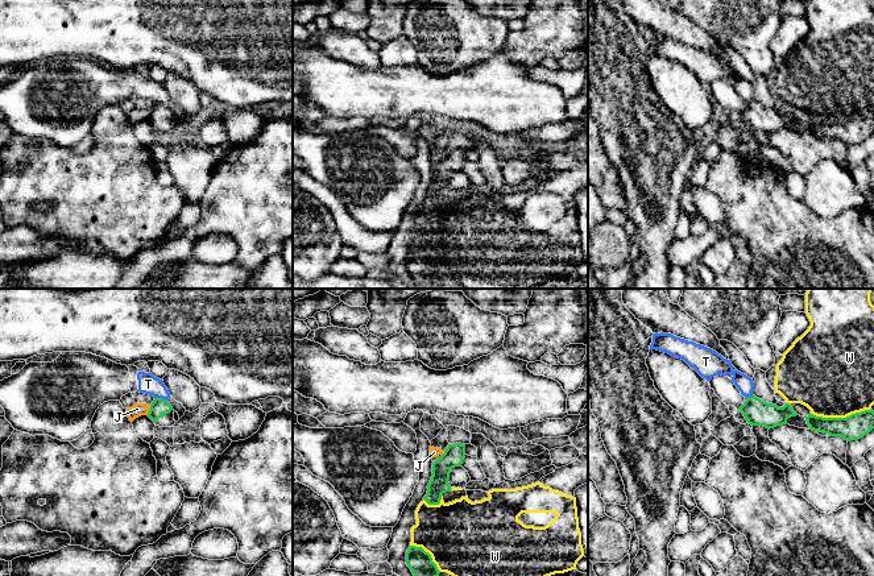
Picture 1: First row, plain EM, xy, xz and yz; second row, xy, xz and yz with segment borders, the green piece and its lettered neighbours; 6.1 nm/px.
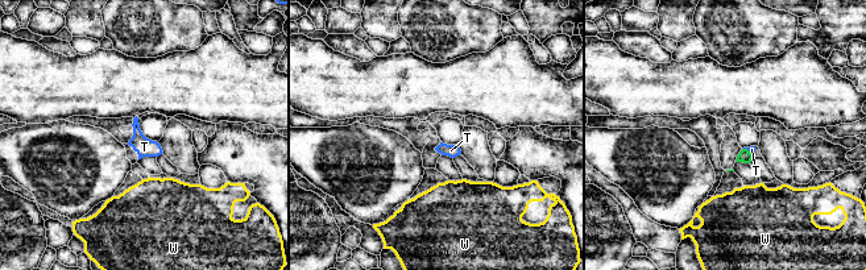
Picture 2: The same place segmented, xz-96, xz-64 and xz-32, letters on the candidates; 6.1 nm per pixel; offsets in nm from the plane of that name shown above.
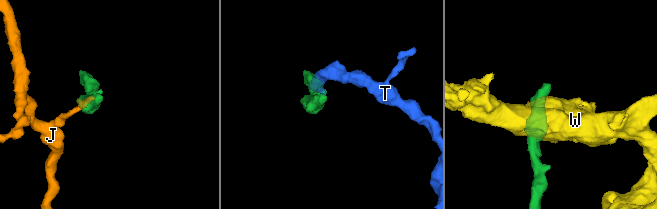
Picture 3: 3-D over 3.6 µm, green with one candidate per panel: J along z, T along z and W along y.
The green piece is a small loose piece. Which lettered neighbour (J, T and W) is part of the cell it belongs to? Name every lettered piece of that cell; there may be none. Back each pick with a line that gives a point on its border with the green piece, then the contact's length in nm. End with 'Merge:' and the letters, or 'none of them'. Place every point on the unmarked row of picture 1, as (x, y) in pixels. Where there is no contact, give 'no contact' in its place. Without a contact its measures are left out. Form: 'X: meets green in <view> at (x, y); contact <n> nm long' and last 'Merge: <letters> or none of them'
T: meets green in xy at (161, 103); contact 80 nm long
Merge: T

